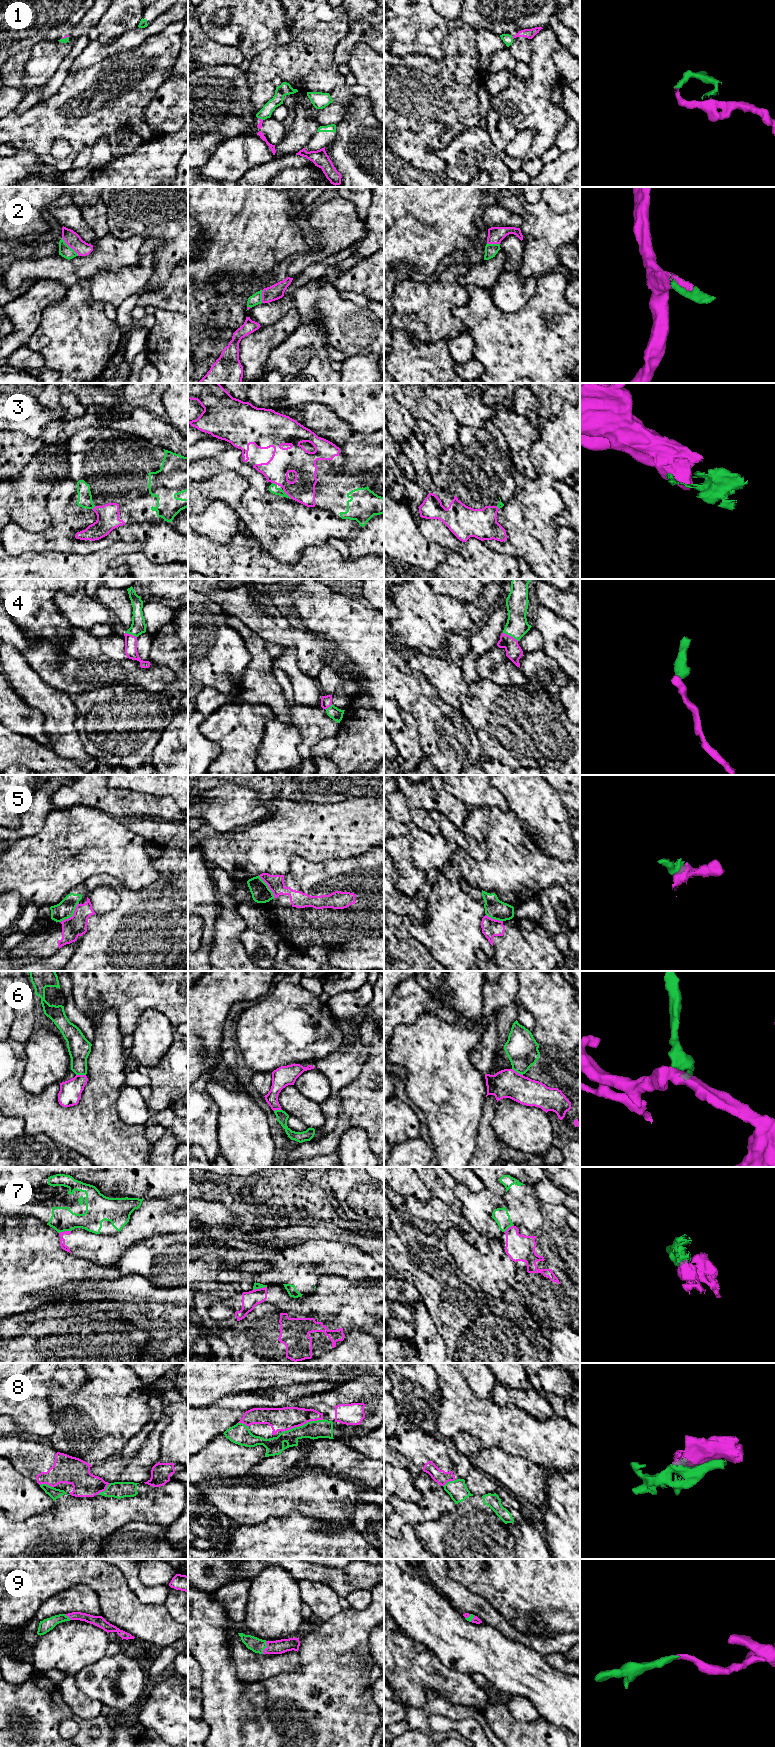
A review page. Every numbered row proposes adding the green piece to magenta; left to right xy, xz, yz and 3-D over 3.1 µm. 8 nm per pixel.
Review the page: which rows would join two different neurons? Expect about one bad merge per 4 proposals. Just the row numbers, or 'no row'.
5, 6, 7, 8

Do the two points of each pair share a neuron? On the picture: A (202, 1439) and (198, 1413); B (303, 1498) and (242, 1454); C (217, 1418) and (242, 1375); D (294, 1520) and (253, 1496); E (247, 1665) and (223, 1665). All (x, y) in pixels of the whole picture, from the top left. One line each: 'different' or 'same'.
A: same
B: different
C: different
D: different
E: different

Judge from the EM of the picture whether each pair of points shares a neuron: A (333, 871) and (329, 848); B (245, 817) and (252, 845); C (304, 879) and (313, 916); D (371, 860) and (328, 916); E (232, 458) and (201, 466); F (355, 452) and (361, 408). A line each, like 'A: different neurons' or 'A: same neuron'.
A: different neurons
B: different neurons
C: same neuron
D: same neuron
E: same neuron
F: different neurons

